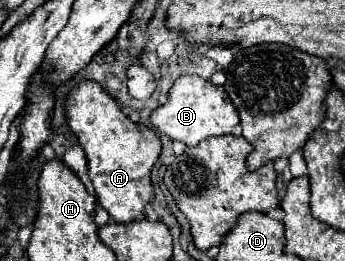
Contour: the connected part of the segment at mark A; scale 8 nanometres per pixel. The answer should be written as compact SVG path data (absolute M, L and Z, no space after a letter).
M83 81L71 91L67 99L67 121L87 155L89 177L97 201L117 223L131 223L141 219L145 205L149 205L155 197L151 169L161 155L159 135L145 125L133 123L121 111L117 101L107 95L95 81Z

